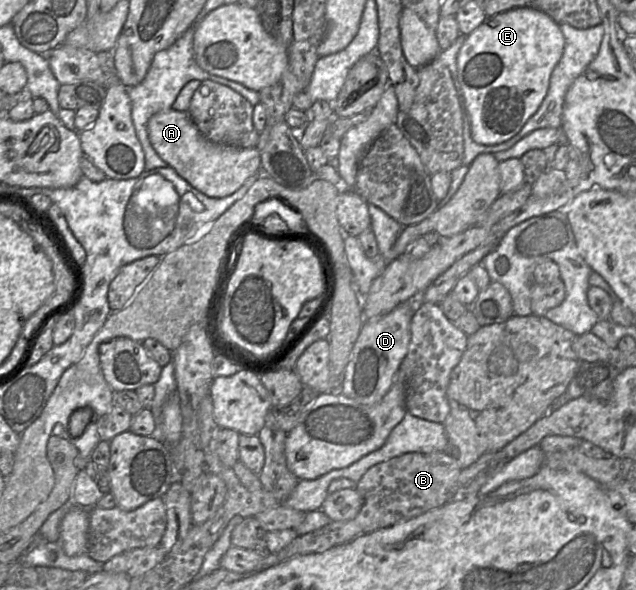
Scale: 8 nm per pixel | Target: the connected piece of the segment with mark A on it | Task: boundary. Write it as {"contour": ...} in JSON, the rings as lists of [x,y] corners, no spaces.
{"contour":[[[173,108],[154,114],[148,121],[149,140],[159,155],[192,187],[212,198],[225,198],[261,170],[261,152],[256,148],[219,145],[206,139],[188,112]]]}

